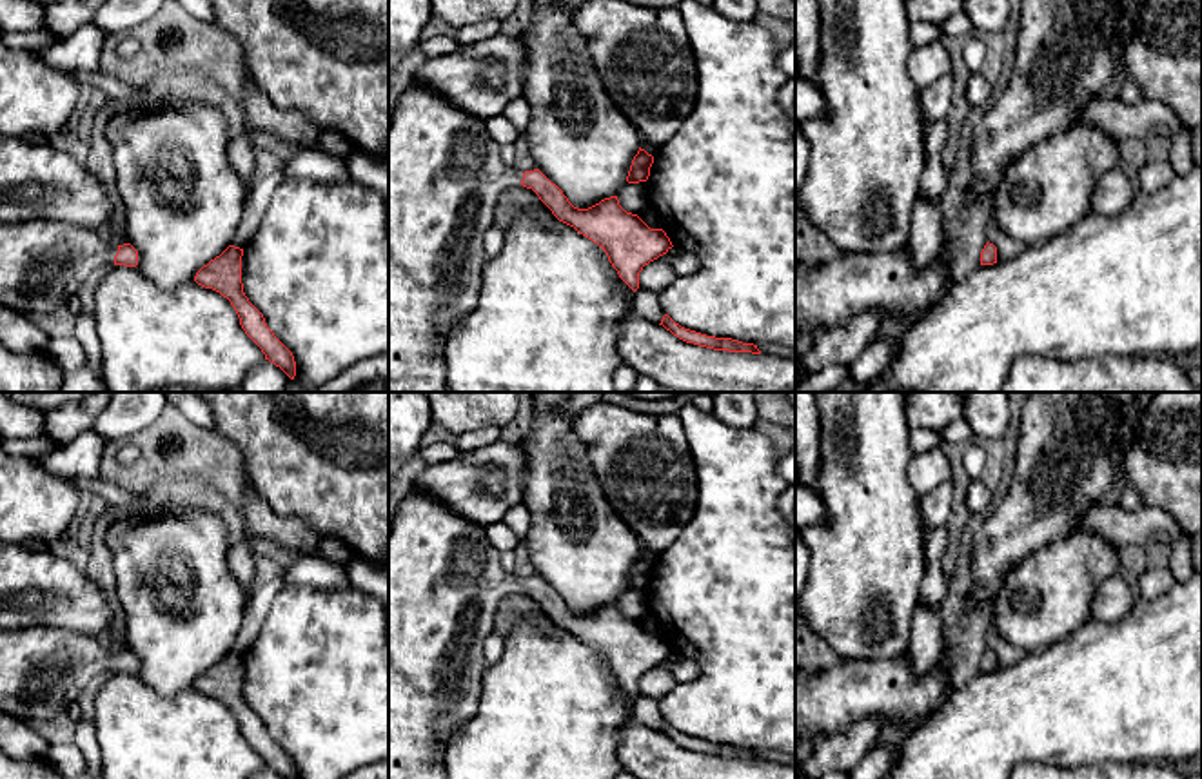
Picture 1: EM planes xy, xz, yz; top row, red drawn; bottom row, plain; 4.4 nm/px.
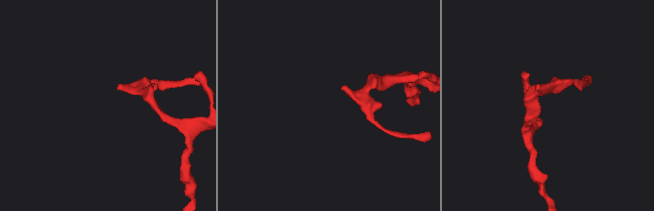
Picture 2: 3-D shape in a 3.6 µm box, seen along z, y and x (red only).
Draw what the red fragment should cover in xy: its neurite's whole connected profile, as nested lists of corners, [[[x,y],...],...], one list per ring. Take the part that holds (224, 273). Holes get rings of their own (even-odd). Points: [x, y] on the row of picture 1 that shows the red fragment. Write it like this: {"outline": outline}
{"outline": [[[229,245],[220,256],[196,272],[194,281],[227,298],[240,318],[241,329],[261,349],[265,360],[294,380],[296,361],[292,352],[274,336],[267,327],[263,314],[243,292],[241,256],[243,249]]]}

